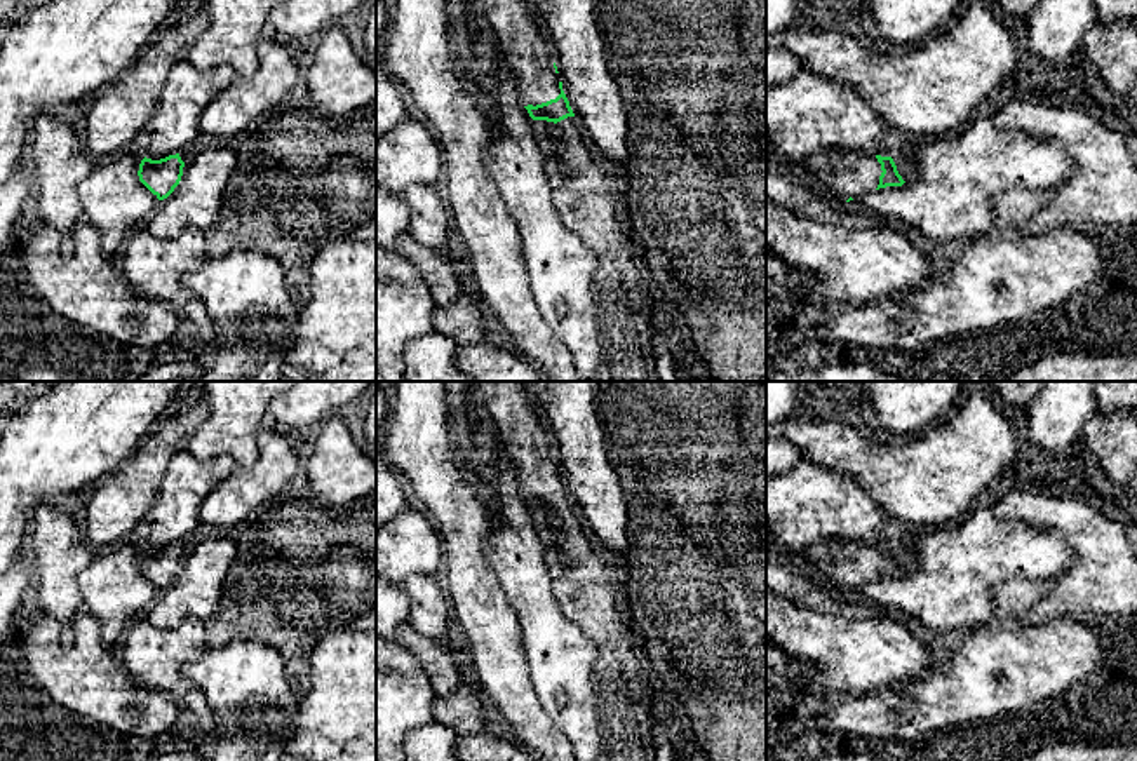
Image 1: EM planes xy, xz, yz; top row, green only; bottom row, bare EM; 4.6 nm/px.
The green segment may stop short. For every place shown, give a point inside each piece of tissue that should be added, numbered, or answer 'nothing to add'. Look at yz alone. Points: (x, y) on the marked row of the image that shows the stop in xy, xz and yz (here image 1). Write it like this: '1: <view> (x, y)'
1: yz (901, 159)
2: yz (841, 175)

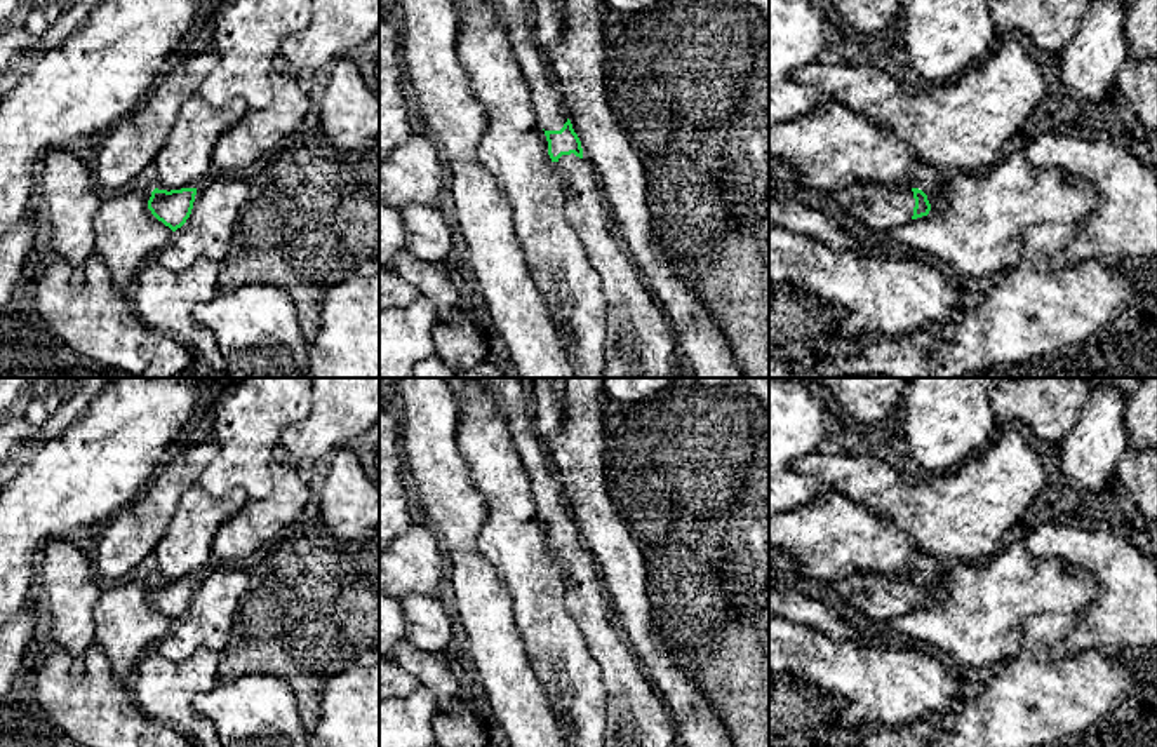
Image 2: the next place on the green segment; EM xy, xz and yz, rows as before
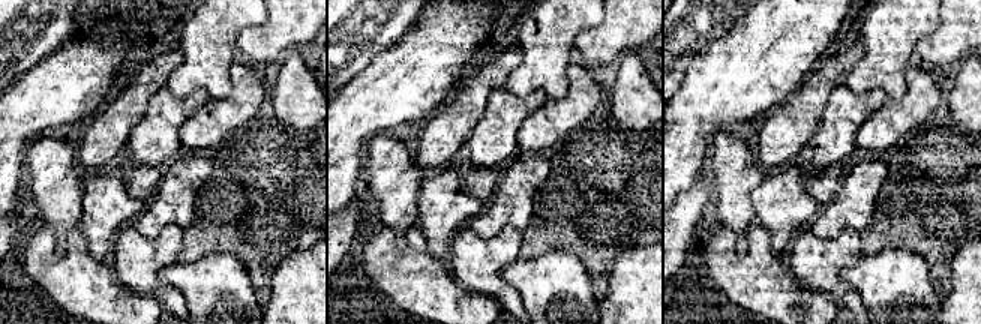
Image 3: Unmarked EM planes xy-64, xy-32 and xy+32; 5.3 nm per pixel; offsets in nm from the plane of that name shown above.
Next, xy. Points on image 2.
nothing to add

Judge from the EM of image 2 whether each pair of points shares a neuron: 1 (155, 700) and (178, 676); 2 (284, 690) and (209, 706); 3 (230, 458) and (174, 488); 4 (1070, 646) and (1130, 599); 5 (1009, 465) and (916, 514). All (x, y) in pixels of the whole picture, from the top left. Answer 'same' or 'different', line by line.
1: same
2: same
3: different
4: same
5: same

